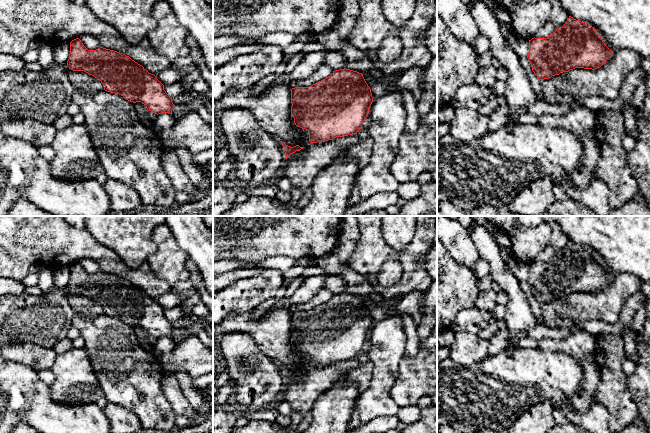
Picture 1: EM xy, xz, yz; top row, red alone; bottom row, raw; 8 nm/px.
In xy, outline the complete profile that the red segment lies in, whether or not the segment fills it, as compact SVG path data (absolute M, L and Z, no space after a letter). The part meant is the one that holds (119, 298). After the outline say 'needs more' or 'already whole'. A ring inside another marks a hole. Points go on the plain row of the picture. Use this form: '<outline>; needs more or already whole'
M79 262L70 266L67 290L73 295L84 295L103 308L104 314L123 320L128 325L144 328L155 338L172 339L174 328L164 309L154 298L129 280L100 271L88 274Z; already whole

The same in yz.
M569 240L565 248L557 252L547 262L534 261L529 264L527 282L537 302L544 304L575 292L595 294L609 284L612 278L613 275L605 269L600 258L594 251Z; already whole

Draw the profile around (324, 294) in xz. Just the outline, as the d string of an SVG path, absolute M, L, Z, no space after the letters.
M324 287L308 302L299 305L289 305L288 309L291 313L295 311L309 311L327 302L333 297L333 295L334 294L331 291Z

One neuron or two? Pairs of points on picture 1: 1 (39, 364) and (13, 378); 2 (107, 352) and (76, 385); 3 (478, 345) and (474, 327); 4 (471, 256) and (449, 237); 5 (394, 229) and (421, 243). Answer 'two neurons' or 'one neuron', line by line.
1: two neurons
2: two neurons
3: two neurons
4: one neuron
5: two neurons

